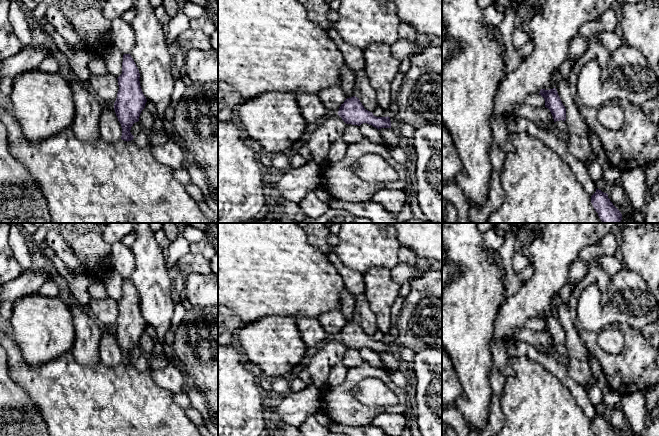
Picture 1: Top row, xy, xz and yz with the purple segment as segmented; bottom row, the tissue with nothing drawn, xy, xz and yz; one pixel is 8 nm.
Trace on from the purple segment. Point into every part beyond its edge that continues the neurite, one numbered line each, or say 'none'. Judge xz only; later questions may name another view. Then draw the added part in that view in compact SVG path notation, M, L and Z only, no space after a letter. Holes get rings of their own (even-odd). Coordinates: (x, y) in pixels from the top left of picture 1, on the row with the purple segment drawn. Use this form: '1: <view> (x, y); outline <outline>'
none

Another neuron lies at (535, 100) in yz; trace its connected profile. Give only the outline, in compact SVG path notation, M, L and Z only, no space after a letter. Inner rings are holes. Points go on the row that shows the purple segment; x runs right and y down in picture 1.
M539 94L527 95L524 100L524 103L526 103L532 107L535 107L535 108L544 108L545 107L545 100Z

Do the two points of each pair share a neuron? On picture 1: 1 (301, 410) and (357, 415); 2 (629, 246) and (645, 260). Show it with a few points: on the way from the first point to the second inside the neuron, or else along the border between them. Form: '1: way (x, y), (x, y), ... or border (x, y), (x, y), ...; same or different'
1: border (318, 390), (320, 401); different
2: way (633, 248), (641, 256); same

